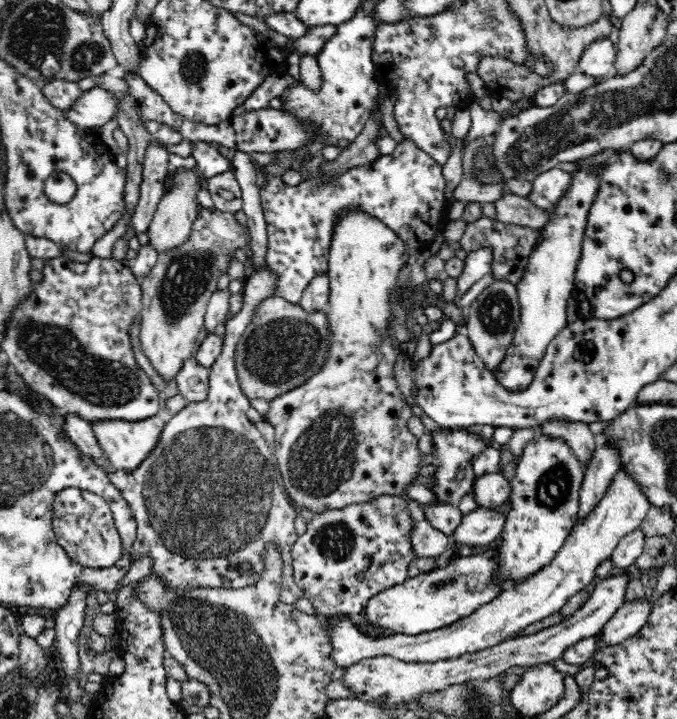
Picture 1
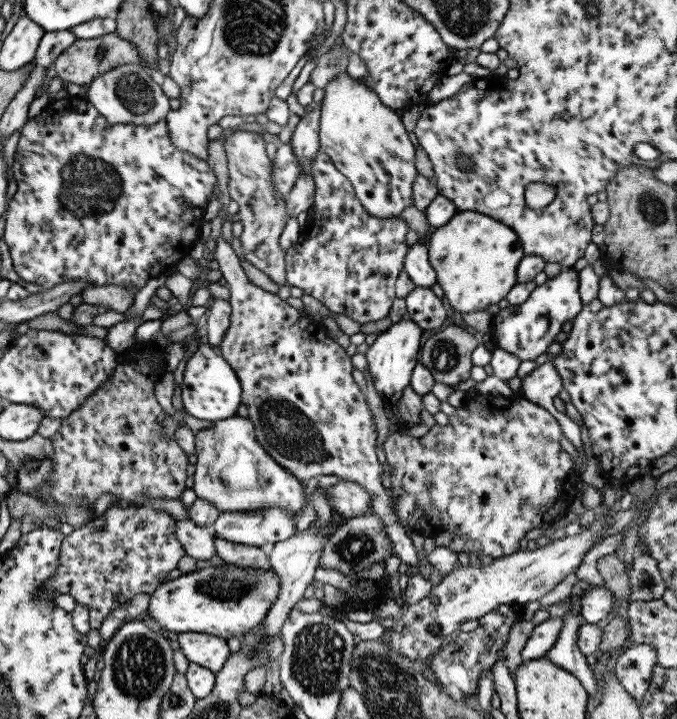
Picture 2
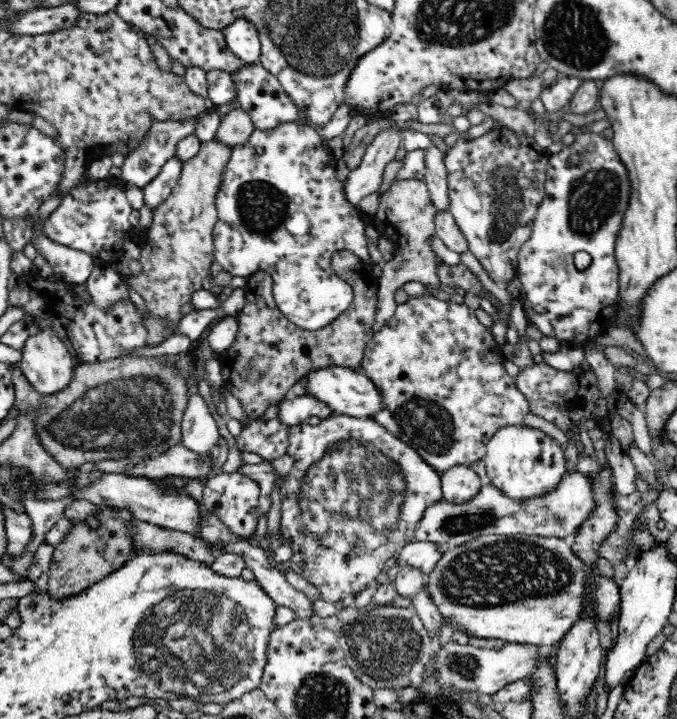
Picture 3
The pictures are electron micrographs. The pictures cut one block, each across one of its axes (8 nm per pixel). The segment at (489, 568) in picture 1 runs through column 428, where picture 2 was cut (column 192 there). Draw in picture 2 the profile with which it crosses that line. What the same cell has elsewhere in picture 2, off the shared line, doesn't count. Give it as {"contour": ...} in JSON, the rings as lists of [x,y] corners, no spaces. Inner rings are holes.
{"contour":[[[225,562],[202,570],[196,569],[184,573],[176,580],[166,581],[150,594],[146,612],[162,628],[171,632],[201,632],[226,640],[233,636],[240,638],[263,622],[280,593],[280,579],[273,569],[262,572],[240,567]]]}

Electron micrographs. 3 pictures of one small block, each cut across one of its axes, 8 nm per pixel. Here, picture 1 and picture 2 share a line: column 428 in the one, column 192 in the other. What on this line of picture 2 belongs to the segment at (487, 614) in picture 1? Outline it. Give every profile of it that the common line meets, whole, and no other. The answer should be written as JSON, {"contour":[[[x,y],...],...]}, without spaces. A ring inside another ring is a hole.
{"contour":[[[201,632],[178,633],[178,644],[190,663],[202,665],[215,673],[221,670],[231,654],[226,639]]]}

